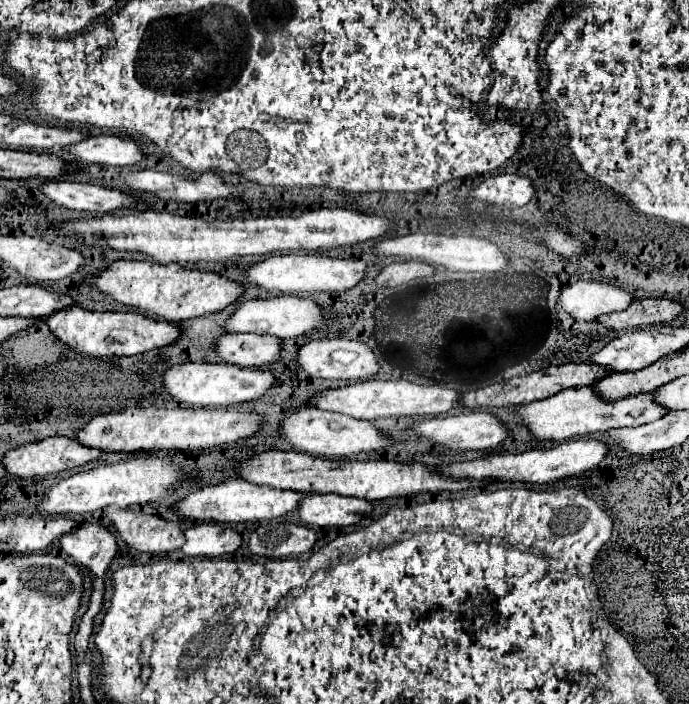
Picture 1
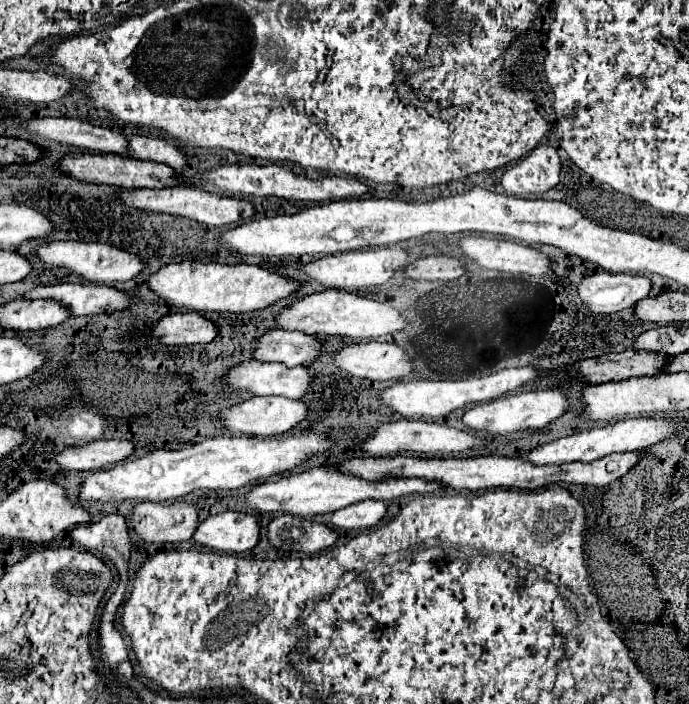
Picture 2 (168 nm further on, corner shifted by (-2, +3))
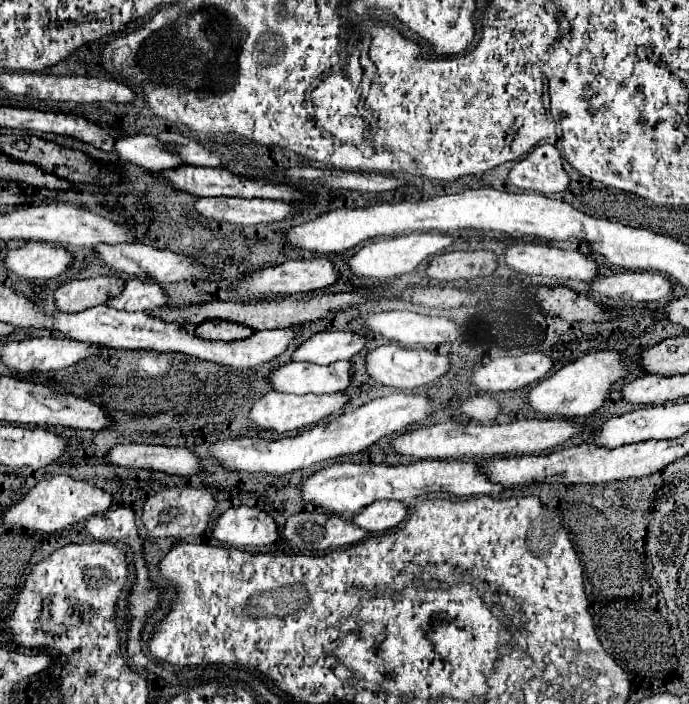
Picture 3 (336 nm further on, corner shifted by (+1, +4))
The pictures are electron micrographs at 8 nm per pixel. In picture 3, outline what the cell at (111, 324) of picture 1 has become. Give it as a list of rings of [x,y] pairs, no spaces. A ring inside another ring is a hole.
[[[206,320],[198,324],[194,332],[200,338],[208,338],[208,340],[242,340],[248,338],[254,330],[244,324],[236,324],[228,320]]]

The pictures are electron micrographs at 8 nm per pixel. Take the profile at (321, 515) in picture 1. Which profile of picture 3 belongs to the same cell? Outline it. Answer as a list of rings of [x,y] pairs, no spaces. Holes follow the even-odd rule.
[[[378,500],[362,508],[358,514],[354,514],[352,522],[372,534],[372,532],[382,532],[382,530],[398,526],[404,520],[404,516],[406,516],[404,502]]]

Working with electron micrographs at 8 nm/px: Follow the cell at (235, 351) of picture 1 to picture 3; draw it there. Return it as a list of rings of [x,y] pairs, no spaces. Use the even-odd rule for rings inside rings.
[[[316,332],[304,340],[294,352],[292,360],[312,364],[332,364],[338,360],[350,360],[366,346],[368,338],[354,332]]]

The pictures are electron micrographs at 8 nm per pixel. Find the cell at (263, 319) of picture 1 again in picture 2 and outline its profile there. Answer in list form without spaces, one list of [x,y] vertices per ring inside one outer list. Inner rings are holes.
[[[321,291],[301,297],[297,303],[283,309],[277,315],[277,325],[281,329],[297,329],[311,335],[339,335],[357,341],[367,341],[367,339],[383,337],[387,333],[391,335],[395,331],[403,331],[407,327],[407,321],[389,303],[375,301],[371,297],[359,297],[353,293],[343,293],[343,291]]]

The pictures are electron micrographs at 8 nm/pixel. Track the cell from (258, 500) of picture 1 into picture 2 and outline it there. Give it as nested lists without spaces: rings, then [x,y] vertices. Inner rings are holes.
[[[313,467],[303,473],[291,473],[289,477],[277,479],[277,481],[267,481],[257,487],[247,495],[247,507],[249,511],[257,513],[293,513],[299,517],[313,517],[313,515],[329,515],[335,513],[343,507],[349,507],[353,503],[365,501],[365,499],[379,499],[379,501],[395,501],[401,497],[407,497],[411,493],[435,493],[443,485],[439,481],[429,481],[429,479],[419,479],[419,477],[389,477],[381,481],[367,481],[359,479],[351,473],[343,473],[337,467]]]

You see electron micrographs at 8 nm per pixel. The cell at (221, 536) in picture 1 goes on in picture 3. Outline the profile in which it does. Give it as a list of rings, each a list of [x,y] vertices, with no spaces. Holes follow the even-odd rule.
[[[238,506],[230,508],[218,516],[212,536],[226,546],[248,548],[248,546],[266,546],[276,542],[278,528],[274,518],[258,508]]]

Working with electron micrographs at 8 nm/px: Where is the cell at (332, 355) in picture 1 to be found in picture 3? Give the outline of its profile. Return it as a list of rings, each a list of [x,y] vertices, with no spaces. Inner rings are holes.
[[[396,342],[376,346],[376,348],[368,350],[368,354],[366,354],[368,376],[374,378],[376,382],[384,384],[384,386],[392,386],[398,390],[412,390],[412,388],[430,384],[430,382],[438,380],[440,376],[444,376],[448,366],[450,366],[450,362],[442,354],[436,354],[430,350],[410,350],[410,348],[404,348]]]

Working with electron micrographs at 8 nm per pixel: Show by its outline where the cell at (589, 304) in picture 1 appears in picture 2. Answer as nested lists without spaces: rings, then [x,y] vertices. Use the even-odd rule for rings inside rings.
[[[595,273],[581,281],[579,297],[595,313],[617,313],[649,297],[651,279],[629,273]]]

